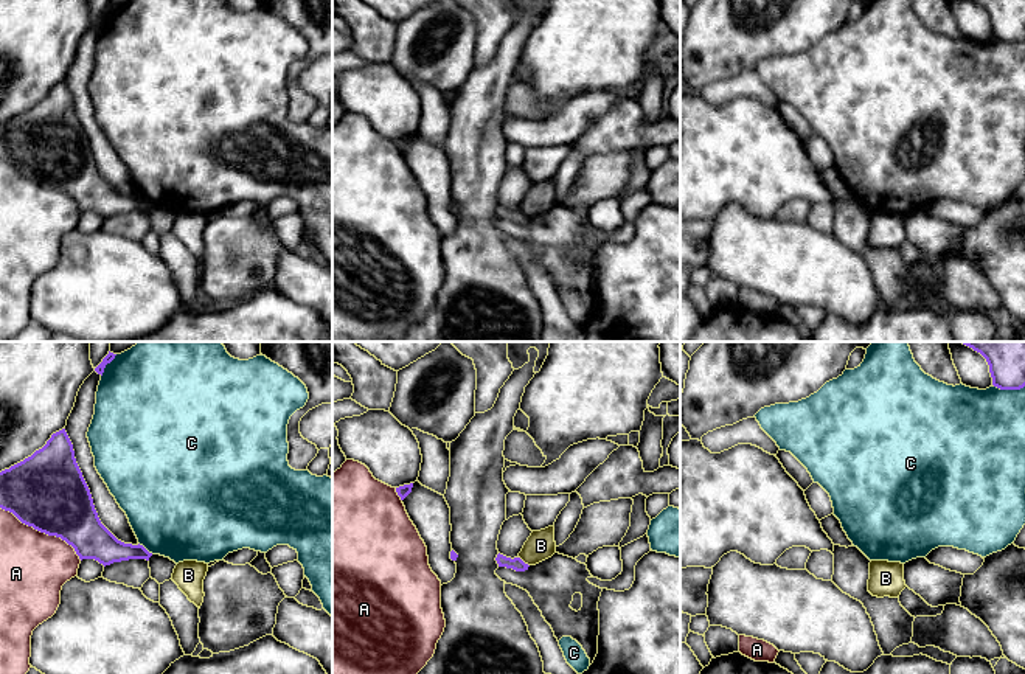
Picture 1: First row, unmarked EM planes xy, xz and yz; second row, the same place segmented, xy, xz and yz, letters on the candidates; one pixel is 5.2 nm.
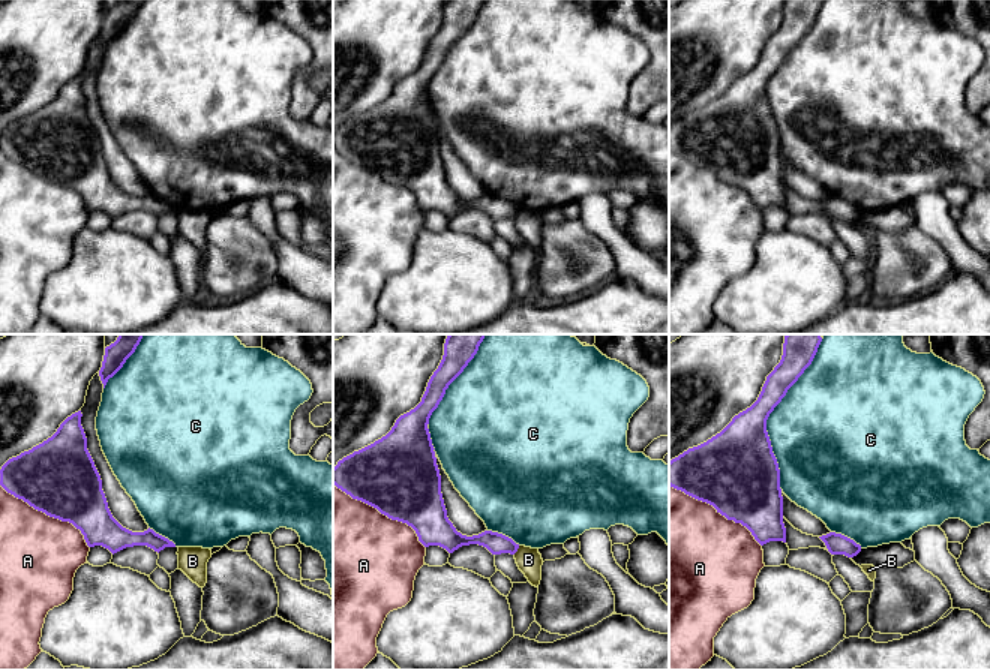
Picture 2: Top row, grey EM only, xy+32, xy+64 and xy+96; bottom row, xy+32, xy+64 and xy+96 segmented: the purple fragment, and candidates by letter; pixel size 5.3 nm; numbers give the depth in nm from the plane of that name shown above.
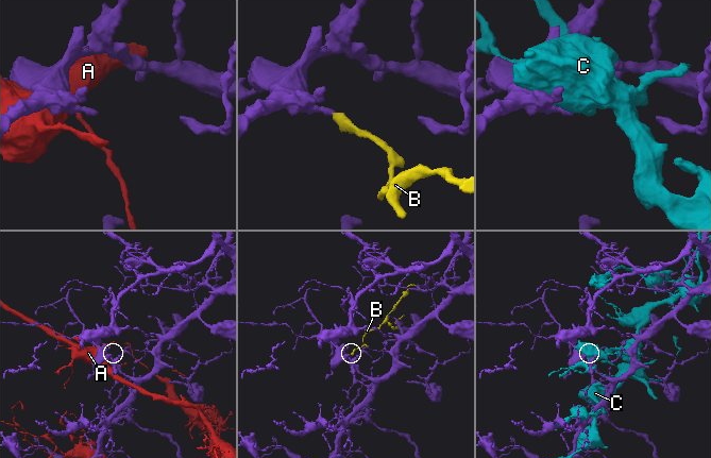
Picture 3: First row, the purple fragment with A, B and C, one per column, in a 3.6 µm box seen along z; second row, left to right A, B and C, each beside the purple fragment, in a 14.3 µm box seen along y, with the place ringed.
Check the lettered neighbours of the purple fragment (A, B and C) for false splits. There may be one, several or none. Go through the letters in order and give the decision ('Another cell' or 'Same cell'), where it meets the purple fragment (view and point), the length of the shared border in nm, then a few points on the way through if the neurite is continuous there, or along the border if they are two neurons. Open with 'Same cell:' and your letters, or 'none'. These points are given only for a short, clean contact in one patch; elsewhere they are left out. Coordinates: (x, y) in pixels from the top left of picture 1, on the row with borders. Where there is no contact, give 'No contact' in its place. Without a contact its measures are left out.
Same cell: none
A: Another cell. Touches purple at xy (42, 531). Shared border 500 nm
B: Another cell. Touches purple at xz (522, 561). Shared border 80 nm. Boundary: xz (519, 556), (528, 566)
C: Another cell. Touches purple at xy (145, 548). Shared border 100 nm

